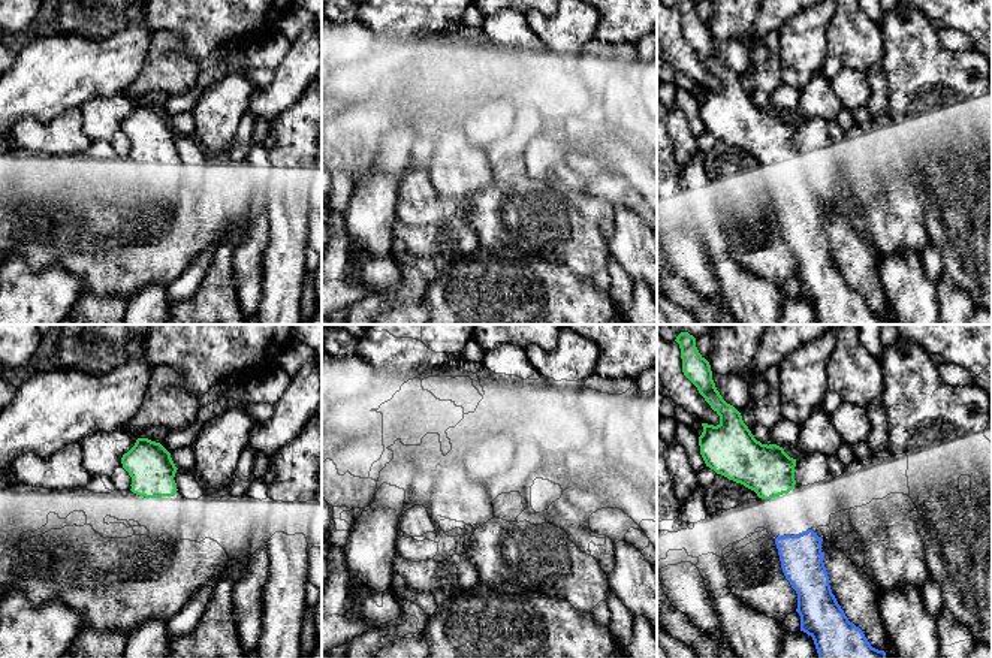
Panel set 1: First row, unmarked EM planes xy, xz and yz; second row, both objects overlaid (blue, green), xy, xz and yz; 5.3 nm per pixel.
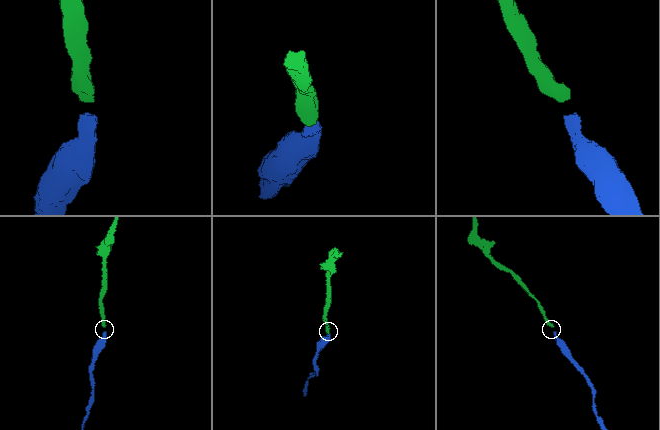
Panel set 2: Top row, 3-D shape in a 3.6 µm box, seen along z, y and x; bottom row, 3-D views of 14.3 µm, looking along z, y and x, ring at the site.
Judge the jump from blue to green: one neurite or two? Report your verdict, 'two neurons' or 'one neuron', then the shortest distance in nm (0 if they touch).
one neuron; gap 200 nm

